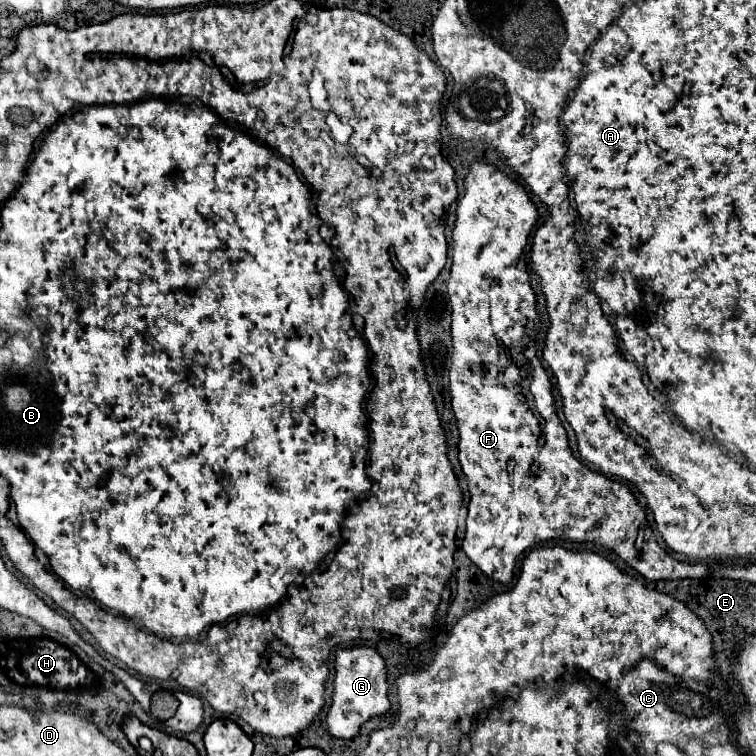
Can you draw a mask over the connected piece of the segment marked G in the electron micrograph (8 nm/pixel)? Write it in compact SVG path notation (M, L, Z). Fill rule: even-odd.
M351 647L351 649L337 649L335 659L335 691L333 703L327 713L329 733L341 739L353 739L361 725L367 723L371 717L383 715L389 711L389 683L387 683L387 667L383 657L371 647Z

